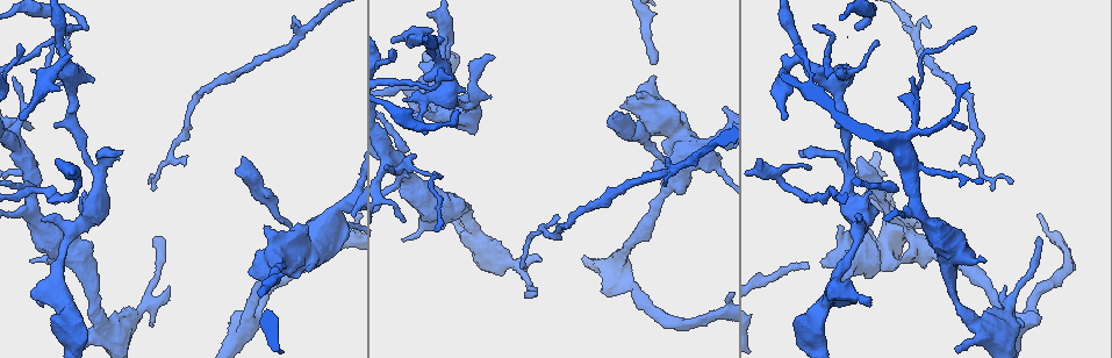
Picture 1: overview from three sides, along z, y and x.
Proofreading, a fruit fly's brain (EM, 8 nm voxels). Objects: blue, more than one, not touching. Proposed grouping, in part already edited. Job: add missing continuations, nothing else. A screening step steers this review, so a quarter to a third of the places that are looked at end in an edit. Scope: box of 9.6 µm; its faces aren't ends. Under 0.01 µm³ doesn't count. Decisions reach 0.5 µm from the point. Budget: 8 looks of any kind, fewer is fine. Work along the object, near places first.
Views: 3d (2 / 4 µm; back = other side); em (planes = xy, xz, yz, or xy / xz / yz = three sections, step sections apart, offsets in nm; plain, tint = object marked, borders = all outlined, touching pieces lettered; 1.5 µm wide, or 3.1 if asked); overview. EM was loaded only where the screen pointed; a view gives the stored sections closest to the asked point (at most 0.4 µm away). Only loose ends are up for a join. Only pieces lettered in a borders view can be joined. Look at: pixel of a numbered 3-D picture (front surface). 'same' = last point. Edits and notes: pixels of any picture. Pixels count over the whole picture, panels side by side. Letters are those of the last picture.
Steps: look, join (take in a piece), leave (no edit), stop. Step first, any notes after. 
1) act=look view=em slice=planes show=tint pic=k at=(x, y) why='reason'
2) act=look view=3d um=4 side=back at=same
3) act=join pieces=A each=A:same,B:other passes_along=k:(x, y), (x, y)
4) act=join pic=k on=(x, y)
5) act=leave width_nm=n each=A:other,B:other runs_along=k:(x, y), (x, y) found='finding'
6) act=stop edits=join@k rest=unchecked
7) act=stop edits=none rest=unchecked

act=look view=3d um=4 pic=1 at=(960, 164) why='an open end'

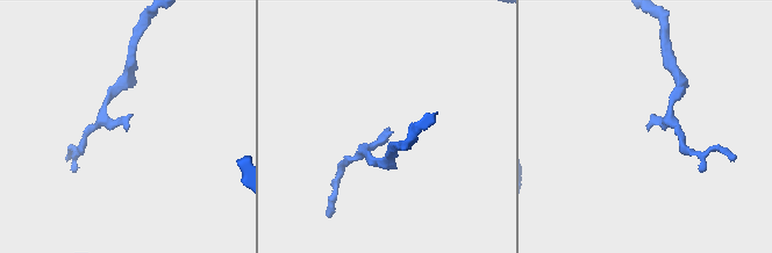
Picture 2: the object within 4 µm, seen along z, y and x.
act=look view=em slice=planes show=borders pic=2 at=(127, 128)

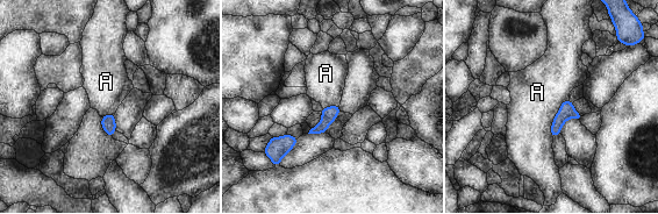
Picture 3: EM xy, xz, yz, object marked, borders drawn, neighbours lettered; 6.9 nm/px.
act=leave each=A:other border=3:(569, 99), (555, 115), (552, 138) found='none of them fits'

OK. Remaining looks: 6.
act=look view=3d um=4 pic=1 at=(29, 125) why='tapers out'

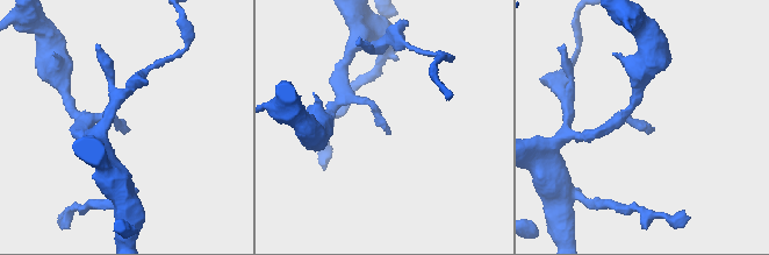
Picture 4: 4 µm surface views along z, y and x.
act=look view=em slice=planes show=borders pic=4 at=(129, 128) why='need the tissue'

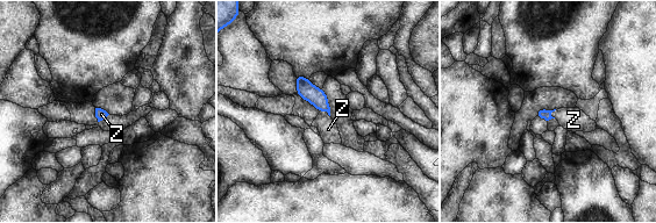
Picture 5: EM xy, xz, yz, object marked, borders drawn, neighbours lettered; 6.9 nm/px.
act=join pieces=Z each=Z:same passes_along=5:(305, 88), (325, 110), (328, 129) found='it goes on there'

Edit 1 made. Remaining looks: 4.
act=look view=em slice=xz step=8 show=borders pic=1 at=(809, 267) why='branch stops here'

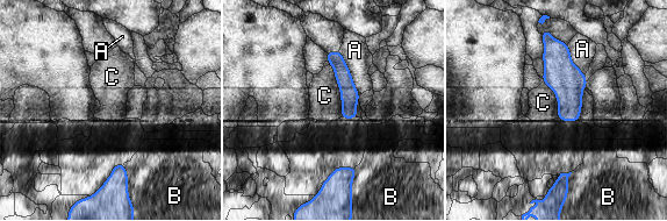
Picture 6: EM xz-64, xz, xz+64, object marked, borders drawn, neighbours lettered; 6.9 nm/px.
act=look view=em slice=planes show=borders at=same

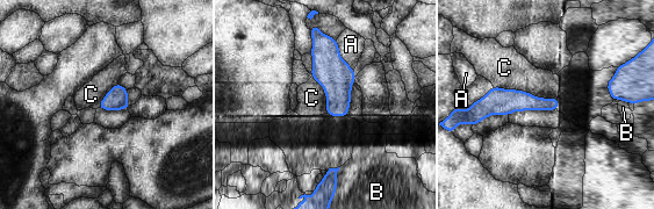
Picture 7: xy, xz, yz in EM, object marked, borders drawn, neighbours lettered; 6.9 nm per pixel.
act=leave each=A:other,B:other,C:other border=7:(494, 86), (557, 99) found='none of them fits'

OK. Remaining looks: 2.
act=look view=3d um=2 side=back pic=1 at=(652, 169) why='branch stops here'

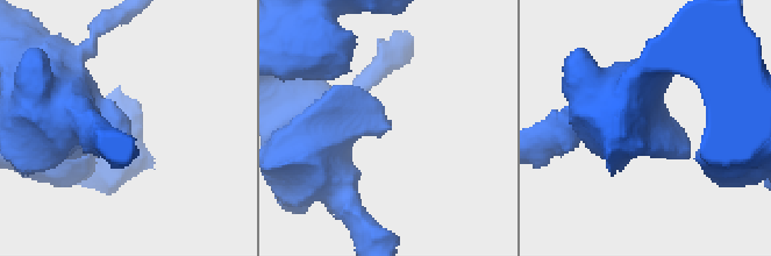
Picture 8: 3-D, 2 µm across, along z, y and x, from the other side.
act=look view=em slice=xz step=8 show=borders pic=8 at=(388, 129) why='shape alone is not enough'

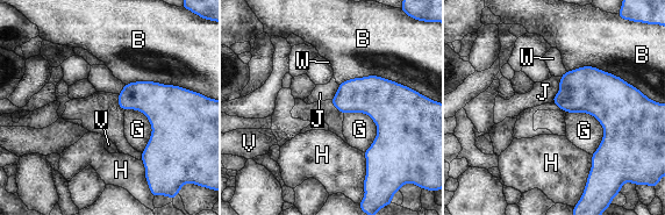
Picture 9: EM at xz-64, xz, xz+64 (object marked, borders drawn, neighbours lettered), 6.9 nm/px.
act=leave longest_contact=B:500nm each=B:other,G:other,H:other,J:other,V:other,W:other border=9:(560, 77), (558, 92), (552, 101) found='none of them fits'

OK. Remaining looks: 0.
act=stop edits=join@5 rest=unchecked

